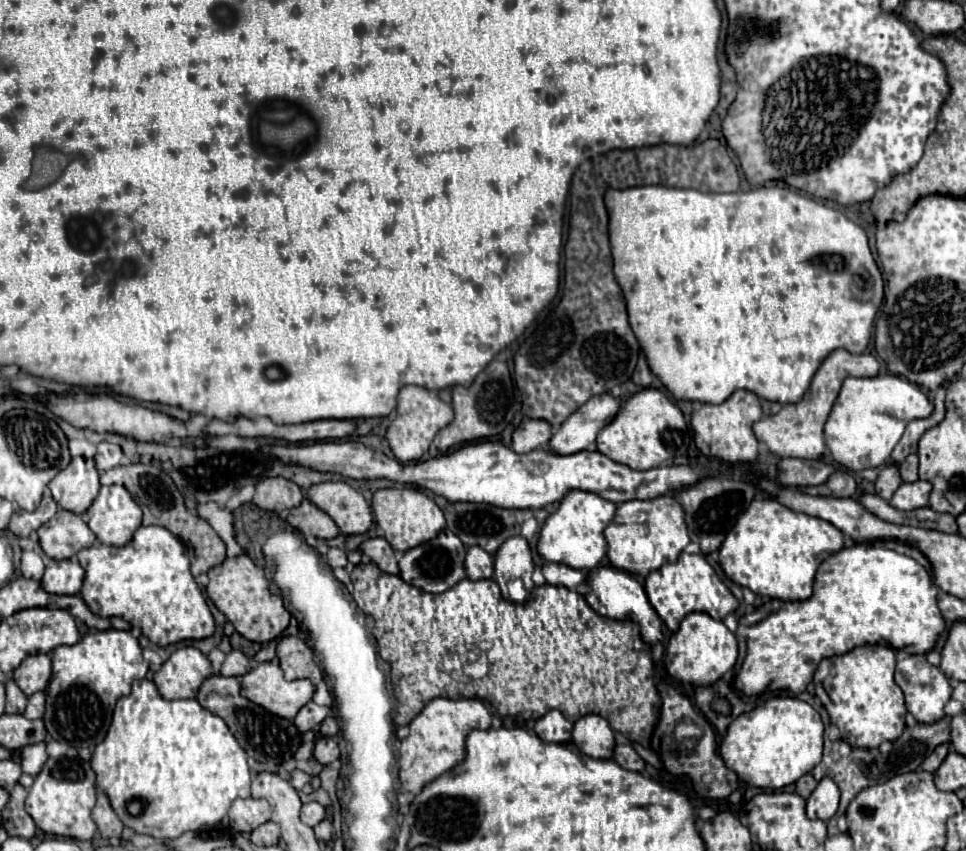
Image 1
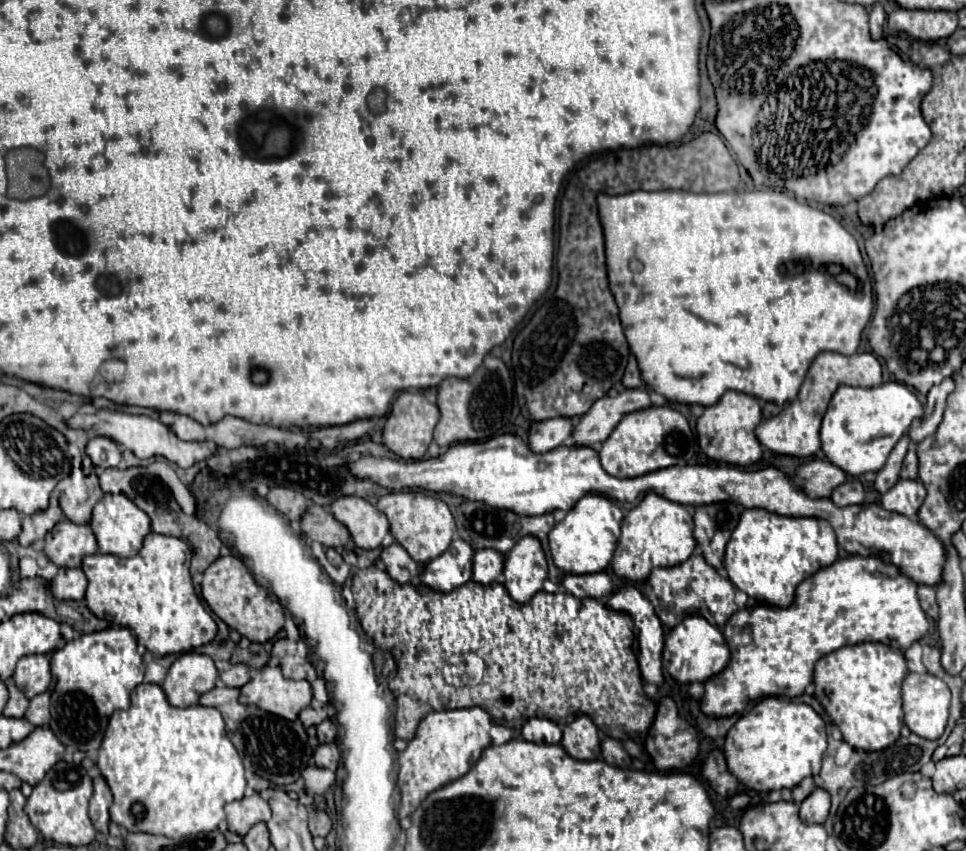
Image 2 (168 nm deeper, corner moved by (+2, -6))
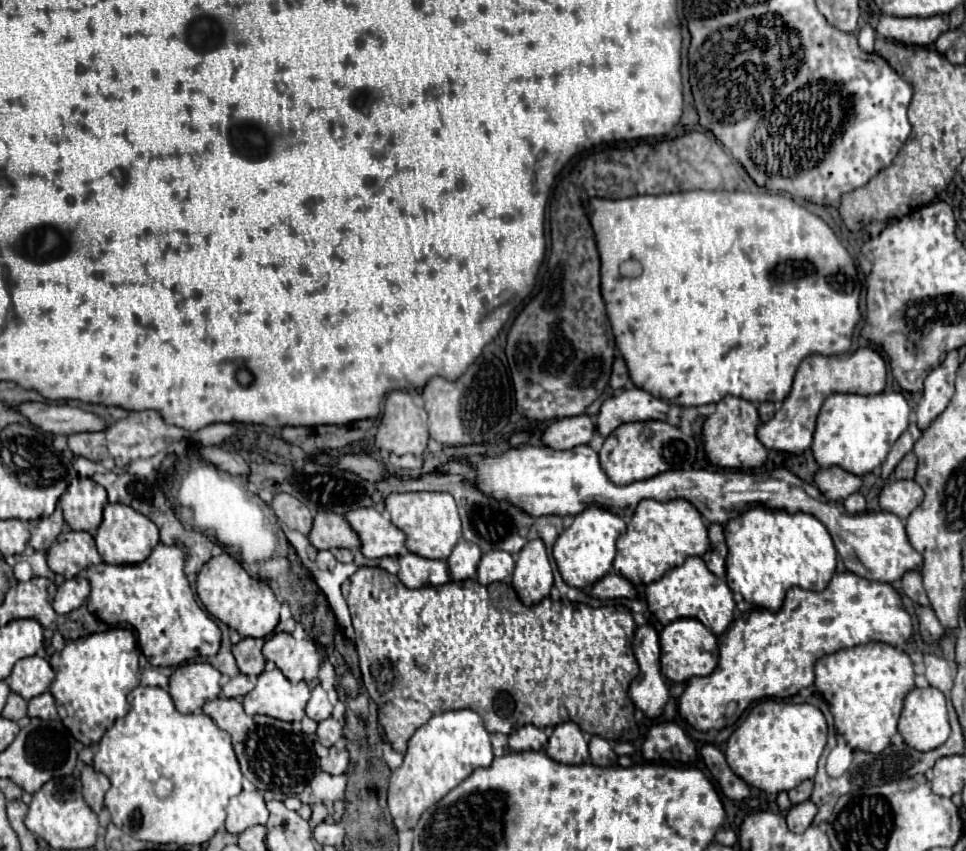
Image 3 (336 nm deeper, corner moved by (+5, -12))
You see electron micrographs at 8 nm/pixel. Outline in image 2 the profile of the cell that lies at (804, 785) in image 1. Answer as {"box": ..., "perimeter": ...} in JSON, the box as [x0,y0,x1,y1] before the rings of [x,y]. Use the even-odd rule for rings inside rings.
{"box":[793,777,815,805],"perimeter":[[[805,777],[795,789],[793,789],[793,801],[799,805],[811,791],[815,789],[815,785],[813,785],[813,777]]]}

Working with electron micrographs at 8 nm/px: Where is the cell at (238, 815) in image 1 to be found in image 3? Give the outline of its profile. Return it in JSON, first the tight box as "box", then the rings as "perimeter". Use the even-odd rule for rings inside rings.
{"box":[226,791,268,835],"perimeter":[[[242,791],[232,797],[226,807],[226,815],[226,829],[234,835],[240,835],[252,825],[266,825],[268,821],[268,809],[258,791]]]}

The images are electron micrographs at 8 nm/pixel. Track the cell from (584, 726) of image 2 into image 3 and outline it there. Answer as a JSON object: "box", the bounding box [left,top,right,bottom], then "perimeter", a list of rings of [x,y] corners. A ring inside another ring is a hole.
{"box":[546,721,590,765],"perimeter":[[[574,721],[560,723],[554,727],[554,733],[546,745],[546,753],[554,761],[564,761],[568,765],[590,761],[588,743],[584,741],[584,735]]]}

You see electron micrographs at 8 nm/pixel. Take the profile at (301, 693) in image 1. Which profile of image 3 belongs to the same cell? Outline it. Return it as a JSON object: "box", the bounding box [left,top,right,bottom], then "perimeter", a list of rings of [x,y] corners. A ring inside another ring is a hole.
{"box":[242,669,310,721],"perimeter":[[[280,669],[264,671],[256,687],[244,695],[242,705],[248,715],[268,715],[280,721],[300,721],[310,699],[310,689],[304,681],[292,685]]]}

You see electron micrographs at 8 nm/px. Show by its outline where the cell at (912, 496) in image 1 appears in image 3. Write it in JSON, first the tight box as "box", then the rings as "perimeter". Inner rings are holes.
{"box":[880,481,924,519],"perimeter":[[[890,481],[880,493],[882,511],[894,513],[900,519],[906,519],[924,499],[924,491],[916,481]]]}

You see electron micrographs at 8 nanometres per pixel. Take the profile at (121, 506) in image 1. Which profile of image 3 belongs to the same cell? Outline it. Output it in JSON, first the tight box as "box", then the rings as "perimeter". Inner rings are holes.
{"box":[96,505,160,565],"perimeter":[[[106,505],[102,523],[96,531],[96,547],[104,563],[118,563],[118,565],[132,565],[140,563],[148,557],[148,553],[160,543],[158,527],[144,517],[142,513],[136,513],[128,505]]]}

